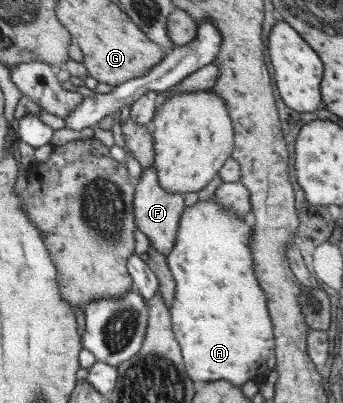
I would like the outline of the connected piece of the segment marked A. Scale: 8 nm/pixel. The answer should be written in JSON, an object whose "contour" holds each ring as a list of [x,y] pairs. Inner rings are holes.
{"contour":[[[214,197],[208,198],[208,200],[198,201],[195,205],[186,207],[182,215],[176,246],[167,256],[168,266],[170,266],[170,270],[177,282],[175,299],[170,307],[173,313],[173,331],[176,333],[177,339],[181,344],[182,352],[184,352],[184,360],[188,364],[186,368],[190,378],[193,378],[194,381],[202,380],[208,383],[217,380],[227,380],[240,387],[242,384],[246,384],[248,380],[259,381],[260,378],[264,378],[274,368],[275,344],[274,336],[272,336],[272,323],[268,314],[266,295],[262,290],[262,285],[255,271],[253,248],[251,247],[253,232],[254,225],[251,219],[244,220],[226,209],[222,210],[222,206],[218,204],[218,200]]]}

